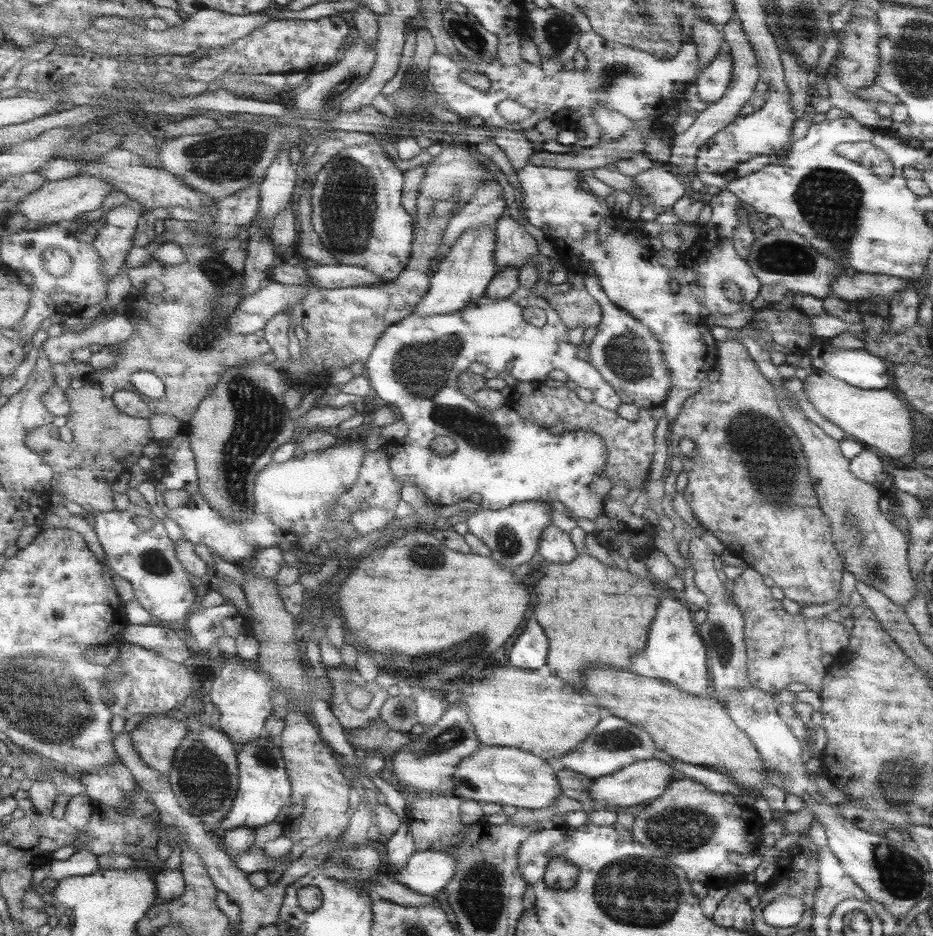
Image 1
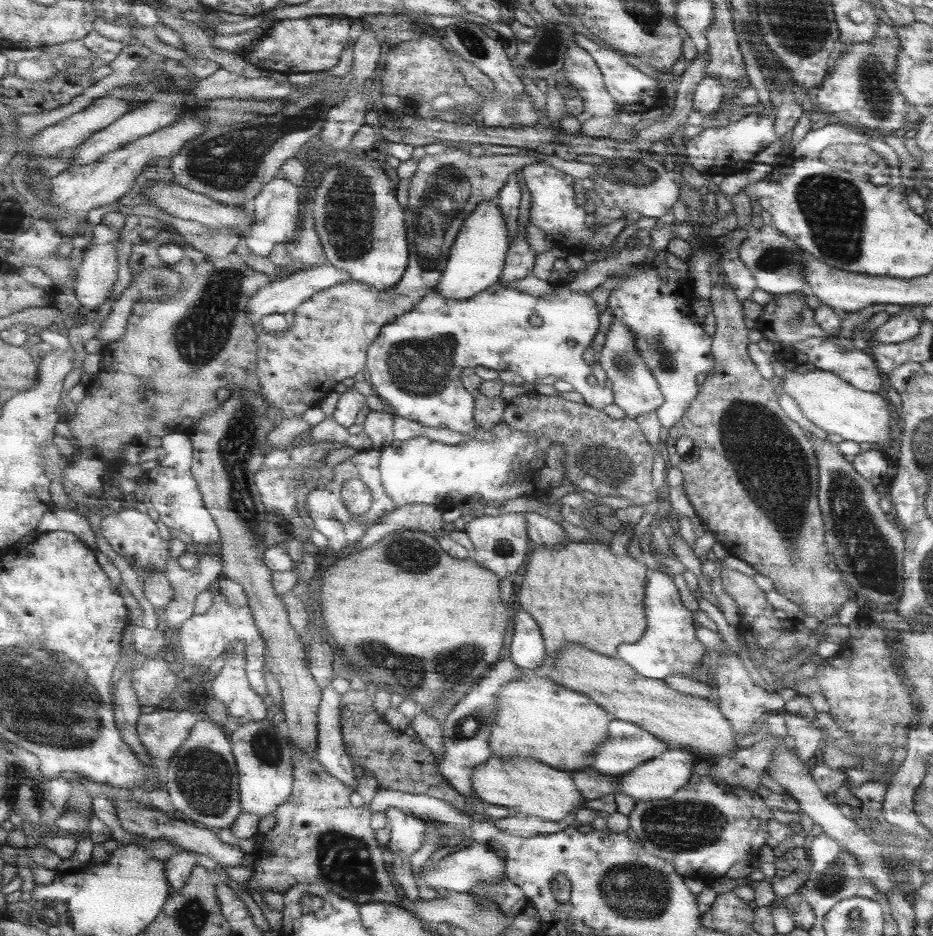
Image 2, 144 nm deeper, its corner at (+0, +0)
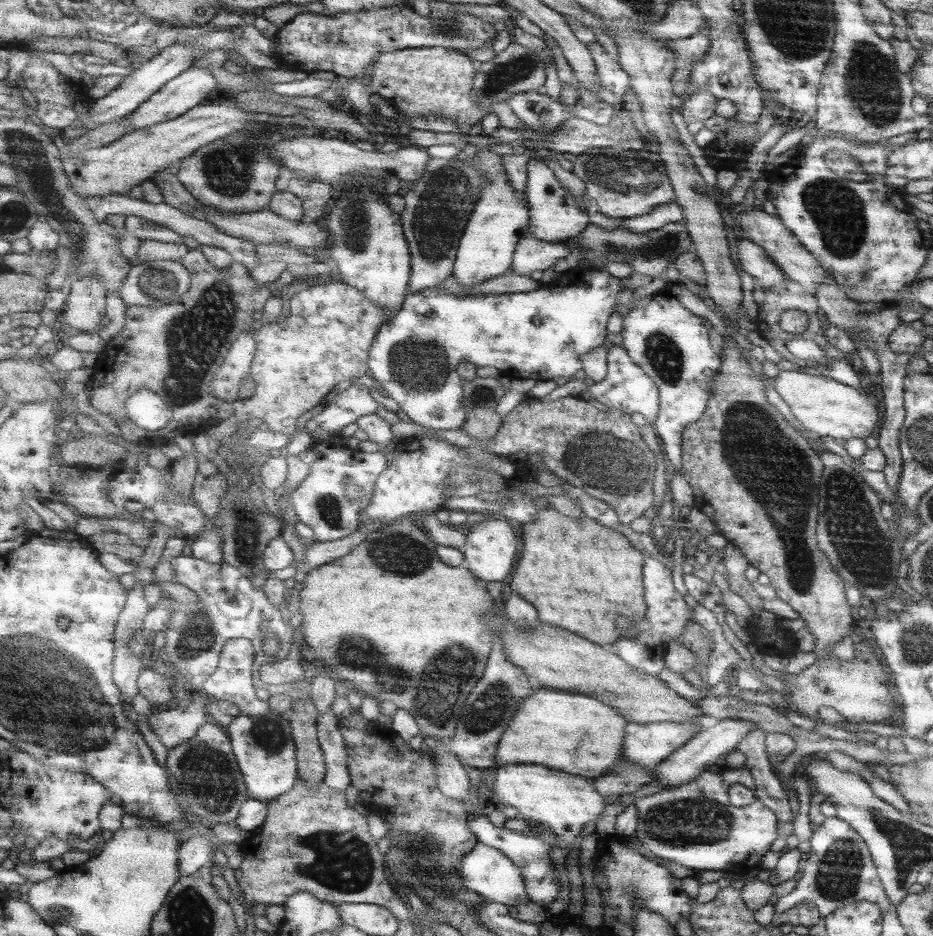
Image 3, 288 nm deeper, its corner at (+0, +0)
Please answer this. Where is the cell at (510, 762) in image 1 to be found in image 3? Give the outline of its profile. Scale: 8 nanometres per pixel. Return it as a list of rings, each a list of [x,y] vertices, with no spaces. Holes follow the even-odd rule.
[[[509,764],[497,768],[497,778],[487,792],[487,800],[499,808],[507,804],[515,806],[523,820],[539,824],[545,832],[553,832],[563,848],[571,848],[577,836],[585,834],[593,826],[593,820],[607,810],[605,796],[597,792],[593,780],[539,764]]]

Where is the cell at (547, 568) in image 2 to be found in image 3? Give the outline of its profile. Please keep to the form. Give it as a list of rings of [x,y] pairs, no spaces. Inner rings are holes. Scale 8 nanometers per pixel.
[[[553,508],[541,510],[539,520],[521,530],[523,556],[513,574],[511,590],[539,610],[543,624],[569,630],[605,648],[619,640],[639,638],[641,622],[649,612],[643,582],[647,558],[631,546],[625,534],[597,524],[585,514],[579,522]],[[617,618],[629,618],[631,626],[623,628]]]

